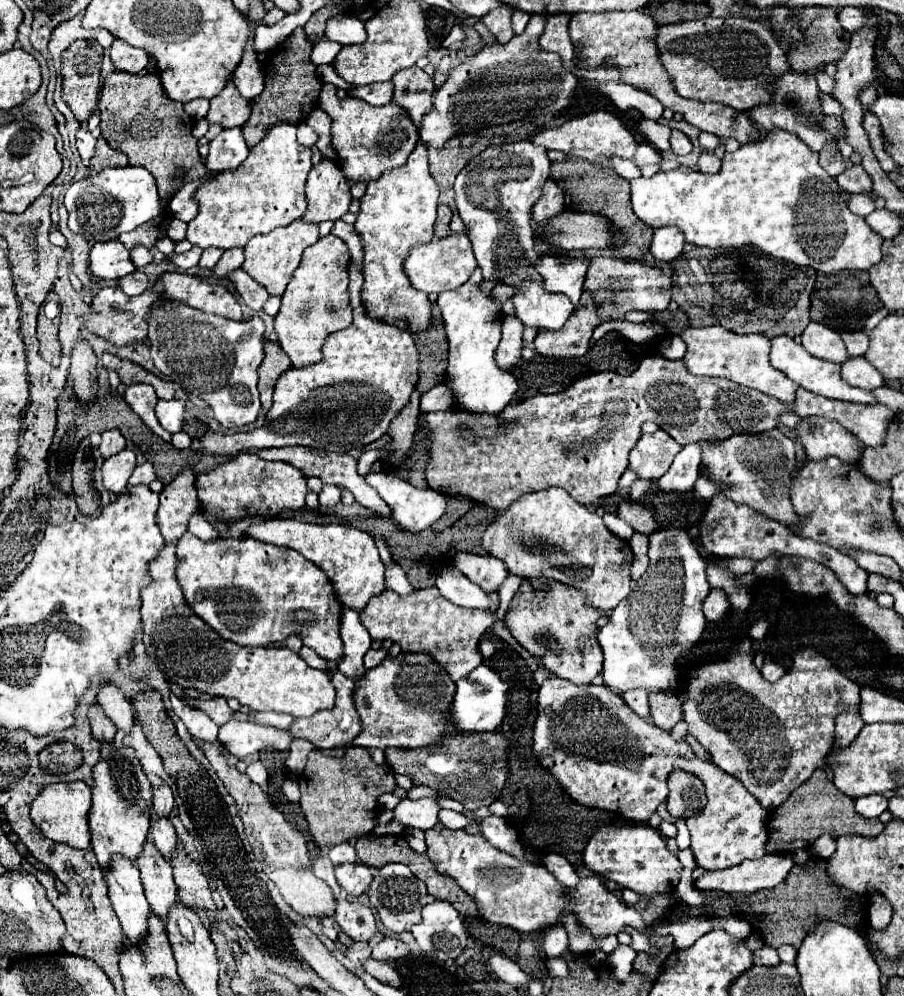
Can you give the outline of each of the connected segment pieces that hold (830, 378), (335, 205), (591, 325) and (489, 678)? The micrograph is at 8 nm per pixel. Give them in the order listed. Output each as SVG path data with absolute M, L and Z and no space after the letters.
M777 337L771 341L771 355L769 361L775 369L779 369L781 373L785 373L791 381L795 381L797 385L801 385L807 391L813 391L817 395L829 397L829 399L839 399L839 401L849 401L849 403L861 403L861 405L875 405L877 399L871 391L865 389L857 389L853 385L849 385L847 381L843 381L841 377L841 365L837 363L829 363L823 359L817 359L813 355L809 355L805 351L805 347L801 343L797 343L795 339L789 337Z
M327 157L321 159L311 171L307 179L307 211L305 221L323 223L323 221L337 221L341 219L351 205L351 193L347 179L343 177L341 169Z
M583 291L581 301L569 321L561 329L539 329L535 337L535 350L541 356L557 358L581 357L587 353L591 333L605 319L599 319L597 305L589 291Z
M479 665L471 675L457 681L451 719L457 723L461 731L467 731L467 733L495 731L505 717L507 693L509 693L509 685L499 677L499 673L491 671L487 665Z

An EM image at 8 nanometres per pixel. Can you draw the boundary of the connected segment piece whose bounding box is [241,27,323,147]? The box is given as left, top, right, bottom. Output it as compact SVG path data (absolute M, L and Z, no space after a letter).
M299 27L287 37L287 41L279 49L269 53L267 61L263 63L265 89L253 99L251 117L241 129L249 147L253 147L257 141L261 141L261 137L265 137L265 133L269 131L269 127L273 123L283 121L283 119L293 121L293 123L301 123L317 107L319 91L321 91L323 83L315 75L315 65L311 63L311 57L309 57L311 49L313 49L313 45L307 41L303 29Z

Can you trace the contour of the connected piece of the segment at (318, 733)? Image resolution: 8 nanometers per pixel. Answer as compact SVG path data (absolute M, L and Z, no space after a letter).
M333 671L331 673L331 681L335 685L335 691L337 691L337 697L335 697L335 707L329 709L329 711L319 711L315 713L313 717L301 717L301 719L295 719L289 727L289 733L293 737L299 737L299 739L307 739L311 741L315 747L319 749L333 749L337 745L347 745L347 743L353 743L353 739L359 735L361 731L361 721L359 721L359 715L357 715L357 709L355 709L355 703L353 703L353 689L355 689L355 683L353 679L349 679L347 675L343 675L341 671Z

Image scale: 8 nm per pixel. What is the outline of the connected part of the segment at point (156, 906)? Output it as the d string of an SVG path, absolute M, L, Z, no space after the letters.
M147 839L141 857L137 857L137 867L141 871L141 883L153 913L165 919L173 903L177 903L177 887L169 861L159 853L153 841Z

